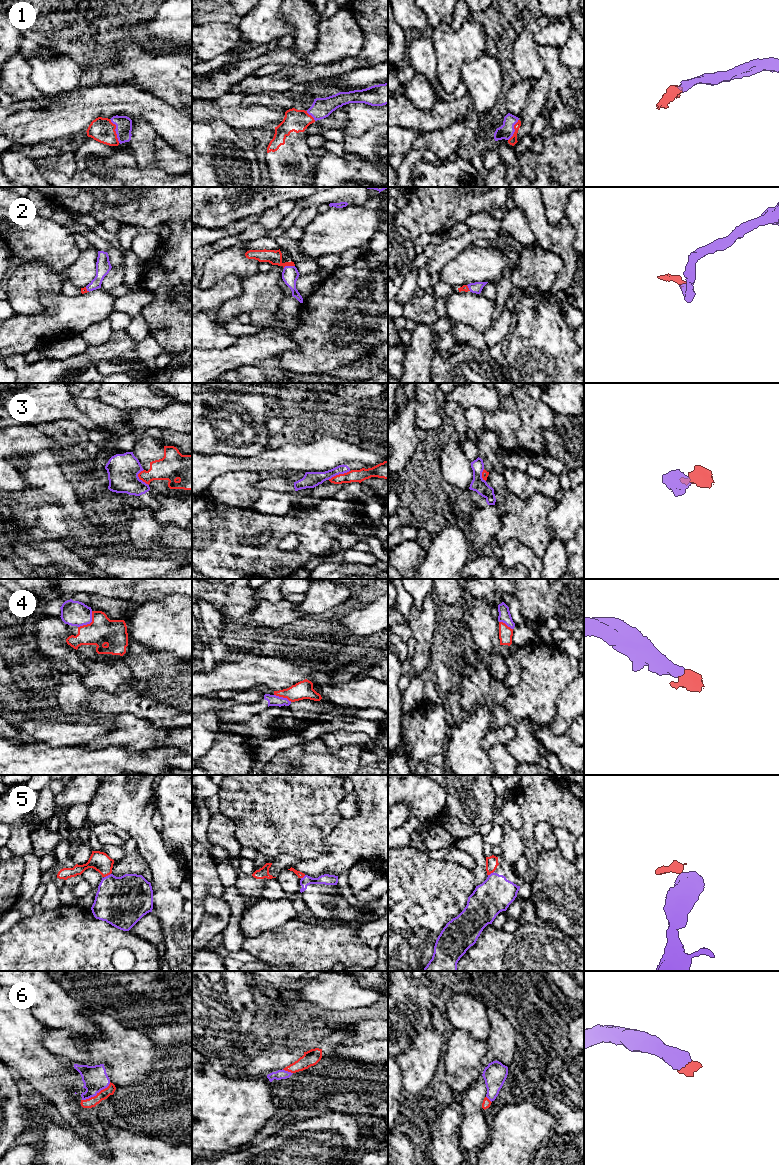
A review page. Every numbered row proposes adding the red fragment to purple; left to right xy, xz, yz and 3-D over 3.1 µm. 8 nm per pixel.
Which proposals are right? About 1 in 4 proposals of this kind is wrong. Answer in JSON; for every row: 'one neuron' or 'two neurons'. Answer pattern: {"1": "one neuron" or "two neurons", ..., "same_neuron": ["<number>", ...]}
{"1": "one neuron", "2": "one neuron", "3": "two neurons", "4": "one neuron", "5": "one neuron", "6": "one neuron", "same_neuron": ["1", "2", "4", "5", "6"]}

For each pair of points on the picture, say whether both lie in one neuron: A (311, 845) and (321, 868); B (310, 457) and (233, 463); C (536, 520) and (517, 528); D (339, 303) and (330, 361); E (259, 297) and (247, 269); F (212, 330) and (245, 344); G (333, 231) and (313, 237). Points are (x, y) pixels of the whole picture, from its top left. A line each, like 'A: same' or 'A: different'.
A: different
B: same
C: same
D: same
E: different
F: different
G: same

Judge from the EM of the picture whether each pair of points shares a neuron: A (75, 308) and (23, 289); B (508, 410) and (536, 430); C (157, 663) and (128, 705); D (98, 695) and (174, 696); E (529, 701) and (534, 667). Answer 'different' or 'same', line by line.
A: different
B: different
C: same
D: same
E: same

